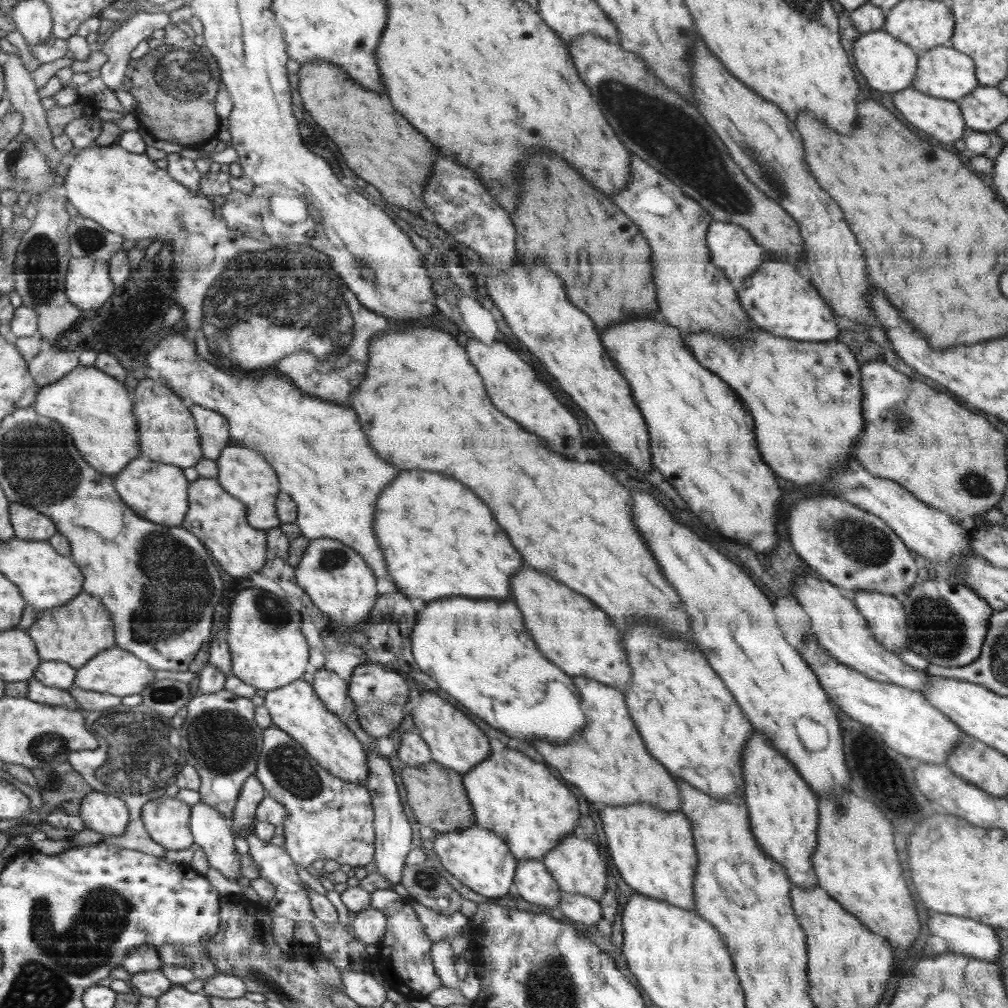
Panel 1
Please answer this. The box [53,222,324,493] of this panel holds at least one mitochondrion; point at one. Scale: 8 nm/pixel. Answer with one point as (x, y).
(90, 240)

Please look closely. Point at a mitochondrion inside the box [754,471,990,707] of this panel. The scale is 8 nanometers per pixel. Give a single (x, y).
(938, 629)

